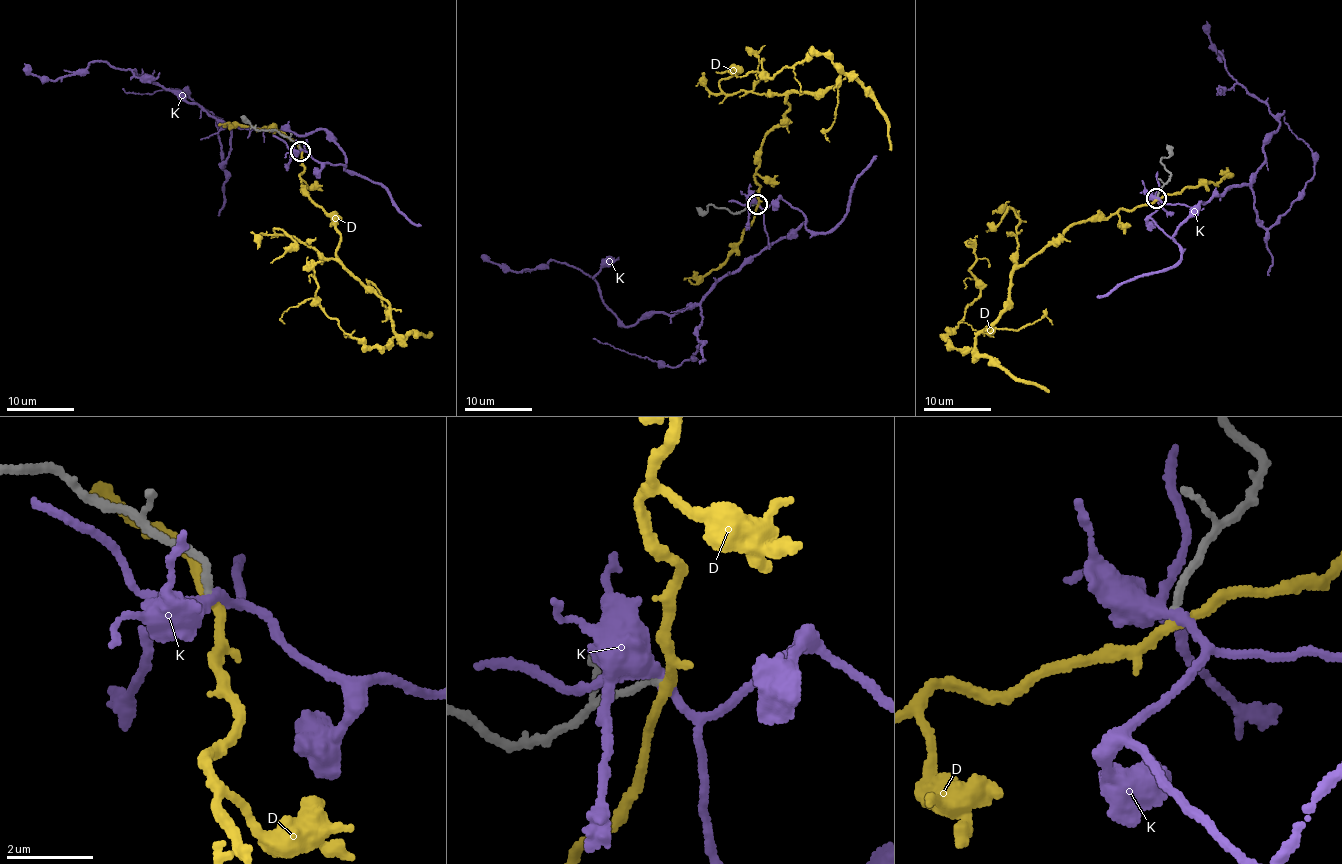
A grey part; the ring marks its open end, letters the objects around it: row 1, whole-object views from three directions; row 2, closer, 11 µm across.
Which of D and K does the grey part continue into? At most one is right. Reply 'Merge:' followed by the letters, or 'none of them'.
Merge: none of them

